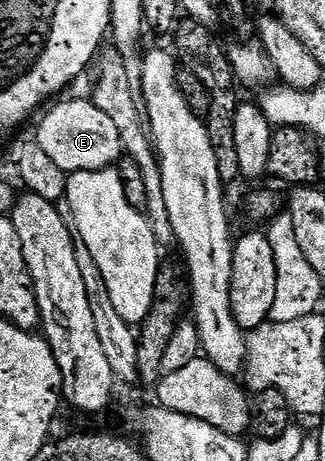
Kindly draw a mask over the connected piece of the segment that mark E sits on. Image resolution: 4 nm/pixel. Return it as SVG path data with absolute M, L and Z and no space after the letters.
M90 99L64 100L56 108L48 107L42 113L43 121L39 124L37 135L41 148L66 174L118 165L119 156L121 160L124 151L121 134L117 134L117 126L113 126L109 117L102 110L97 110L97 106Z

